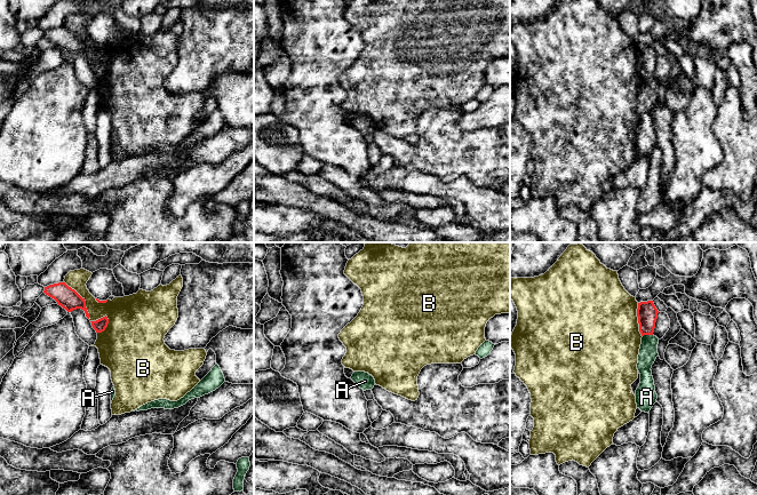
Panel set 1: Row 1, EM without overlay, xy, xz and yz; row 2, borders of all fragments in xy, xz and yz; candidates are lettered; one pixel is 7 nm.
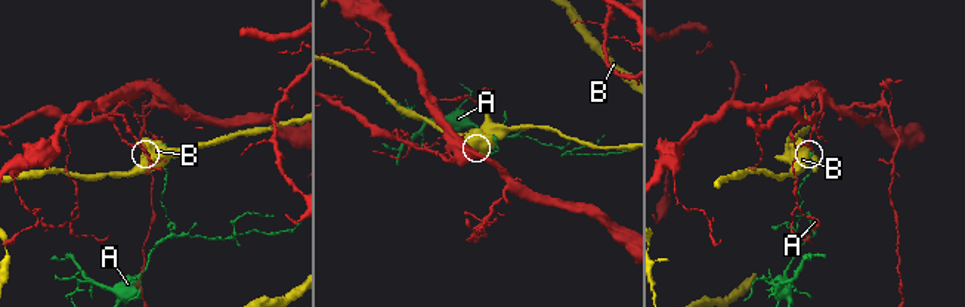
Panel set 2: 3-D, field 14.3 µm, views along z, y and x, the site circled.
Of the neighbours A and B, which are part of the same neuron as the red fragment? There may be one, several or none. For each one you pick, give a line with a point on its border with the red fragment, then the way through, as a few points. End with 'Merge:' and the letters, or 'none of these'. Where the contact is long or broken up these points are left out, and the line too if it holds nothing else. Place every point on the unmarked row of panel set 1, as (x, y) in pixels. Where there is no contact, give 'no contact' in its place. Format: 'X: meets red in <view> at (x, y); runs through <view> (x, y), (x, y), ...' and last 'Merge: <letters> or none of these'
Merge: none of these

